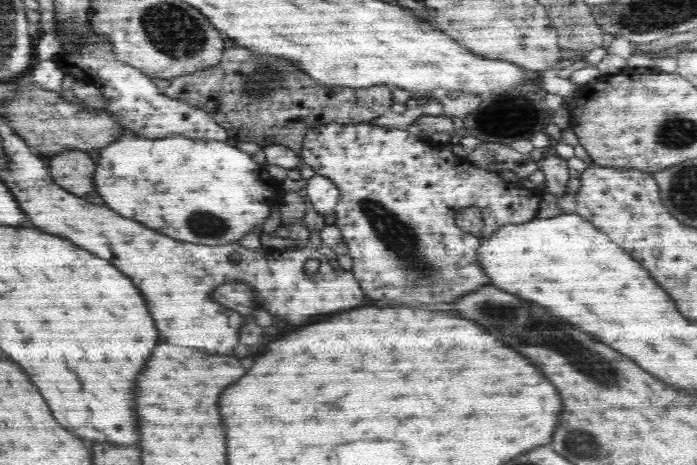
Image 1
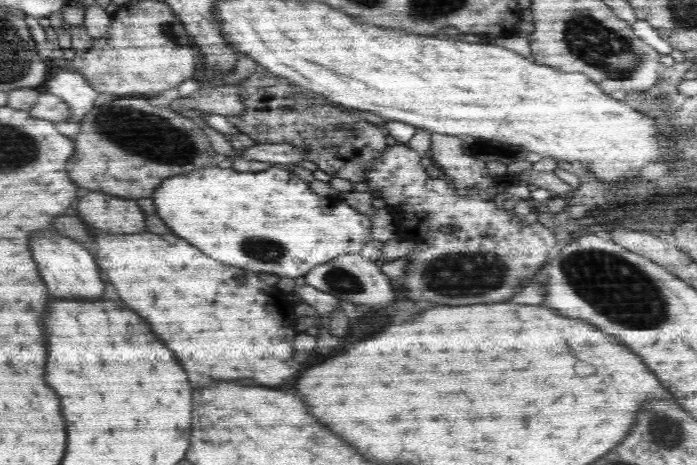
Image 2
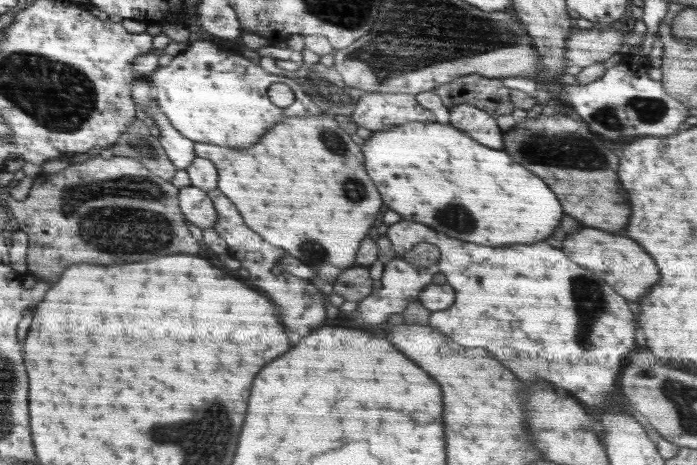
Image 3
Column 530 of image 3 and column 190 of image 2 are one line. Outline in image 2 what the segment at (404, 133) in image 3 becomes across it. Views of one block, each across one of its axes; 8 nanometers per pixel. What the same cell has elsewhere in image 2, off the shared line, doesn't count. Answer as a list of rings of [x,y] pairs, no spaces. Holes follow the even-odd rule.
[[[216,163],[209,166],[210,168],[206,168],[206,170],[198,170],[198,172],[184,174],[184,176],[172,176],[172,178],[164,180],[162,186],[158,188],[158,192],[154,194],[154,204],[156,204],[156,210],[158,210],[160,218],[168,224],[168,228],[172,228],[174,234],[188,240],[190,244],[194,244],[202,252],[208,252],[208,256],[212,256],[214,260],[220,260],[220,262],[232,264],[232,266],[240,266],[240,268],[248,268],[252,272],[277,274],[279,277],[286,276],[286,278],[296,279],[299,276],[305,277],[314,266],[324,264],[325,261],[332,260],[333,257],[340,256],[342,253],[362,252],[362,248],[372,240],[372,230],[370,229],[372,222],[369,217],[359,213],[343,200],[334,202],[334,198],[322,197],[312,192],[308,182],[300,179],[290,171],[280,169],[279,165],[274,164],[274,166],[262,172],[240,172],[239,170],[234,172],[230,168],[220,170]]]

